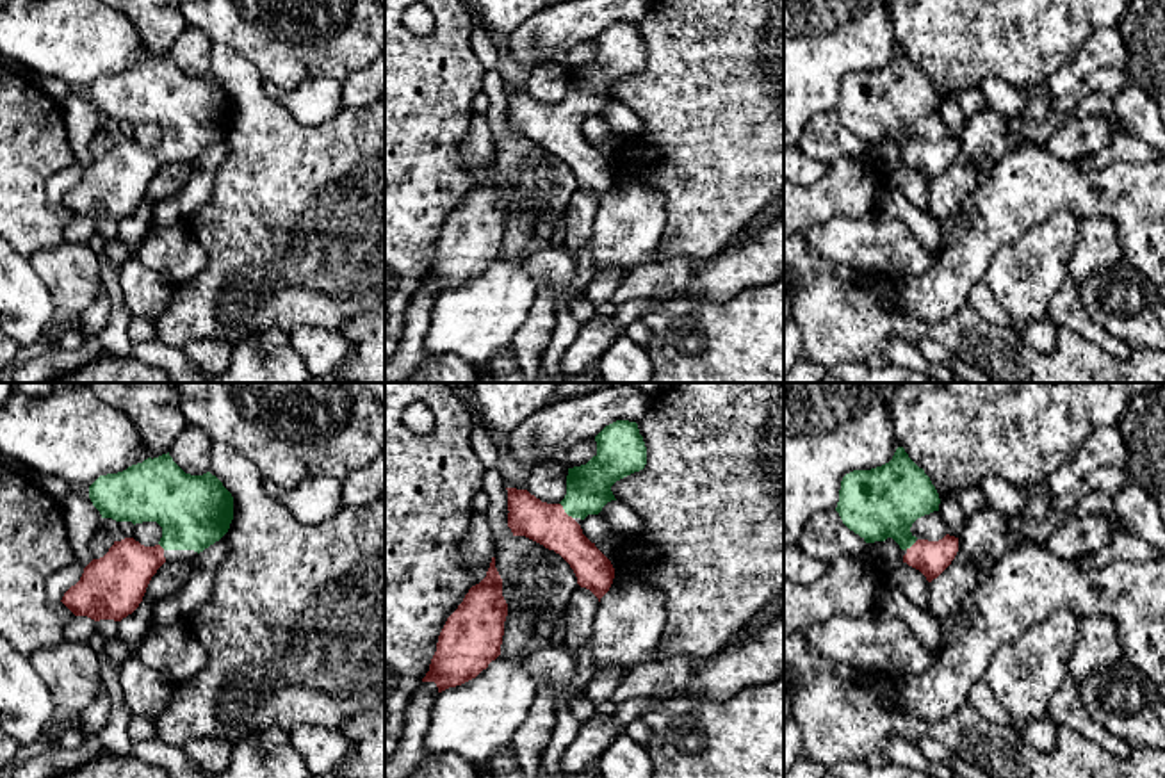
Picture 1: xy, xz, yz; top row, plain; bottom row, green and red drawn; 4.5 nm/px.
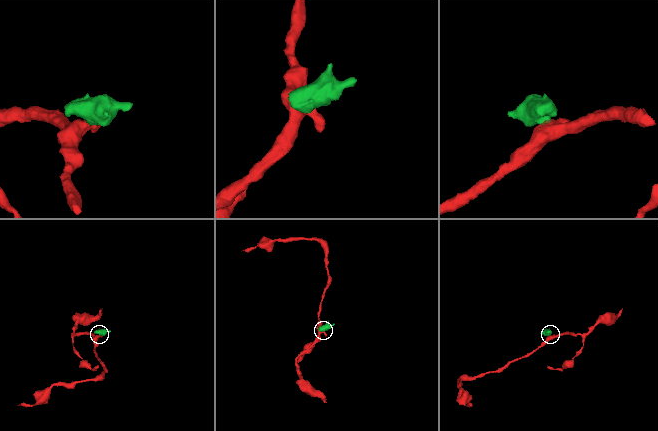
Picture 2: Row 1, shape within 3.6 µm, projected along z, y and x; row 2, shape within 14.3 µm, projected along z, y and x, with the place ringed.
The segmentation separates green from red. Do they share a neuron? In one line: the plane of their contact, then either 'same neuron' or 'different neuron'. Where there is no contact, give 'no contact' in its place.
contact in xz; same neuron

